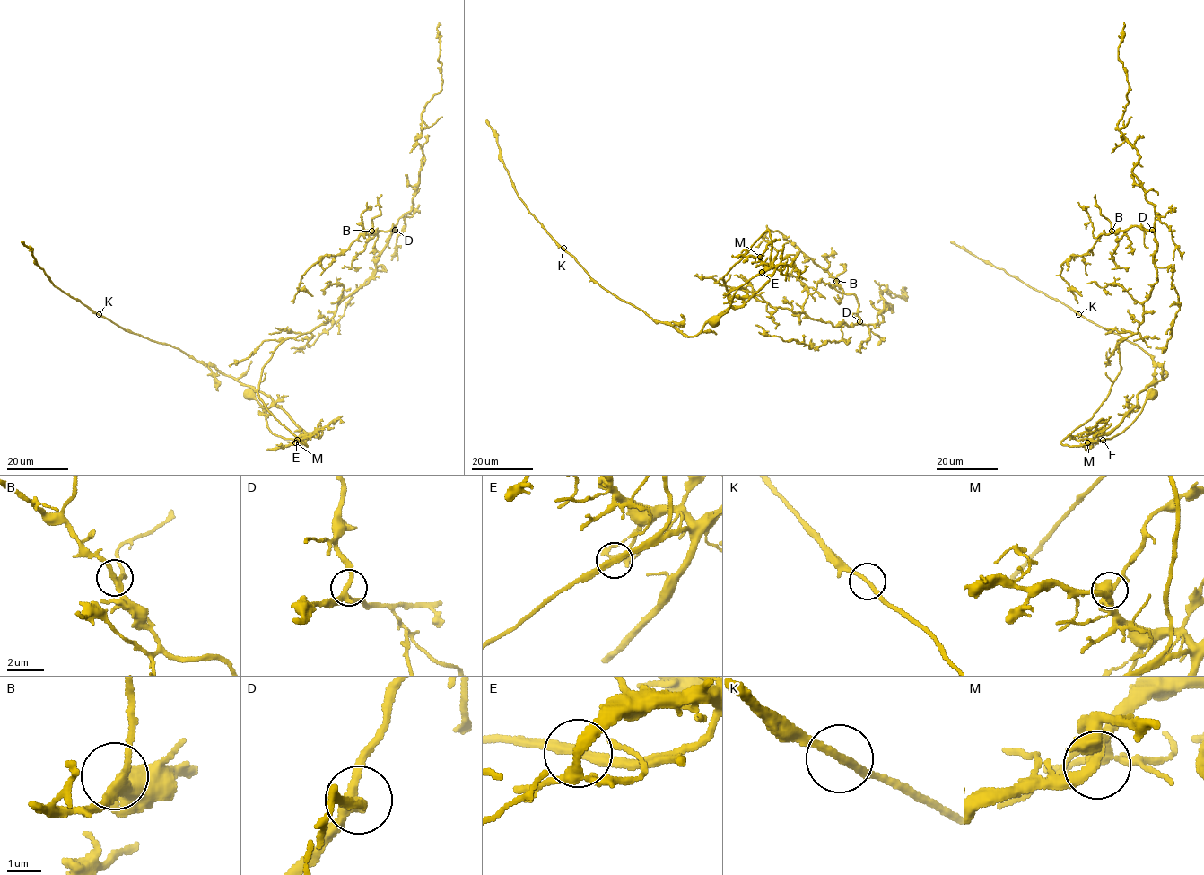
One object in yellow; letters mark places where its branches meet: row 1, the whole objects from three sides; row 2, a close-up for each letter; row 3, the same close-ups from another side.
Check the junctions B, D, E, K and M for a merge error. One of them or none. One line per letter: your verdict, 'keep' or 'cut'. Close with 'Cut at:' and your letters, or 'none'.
B: keep
D: keep
E: cut
K: keep
M: keep
Cut at: E

